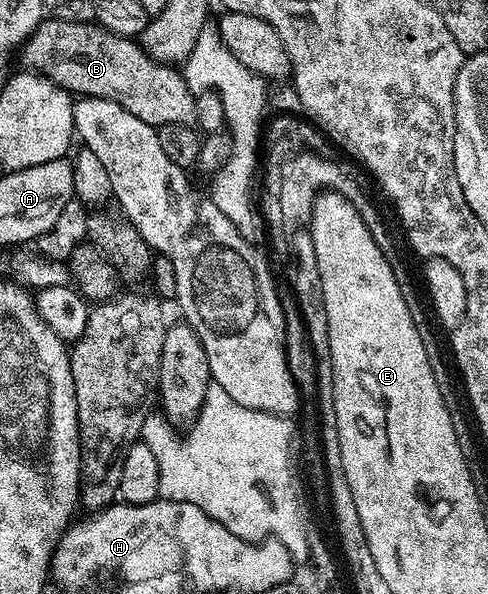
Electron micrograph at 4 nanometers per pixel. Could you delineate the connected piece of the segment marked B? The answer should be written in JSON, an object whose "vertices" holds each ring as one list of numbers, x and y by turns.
{"vertices":[[48,16,23,44,20,53,27,69,43,74,73,96,110,98,126,108,130,116,138,116,138,120,157,128,170,124,196,126,196,99,187,87,183,73,171,65,153,61,135,37,116,34,95,21,71,22]]}

